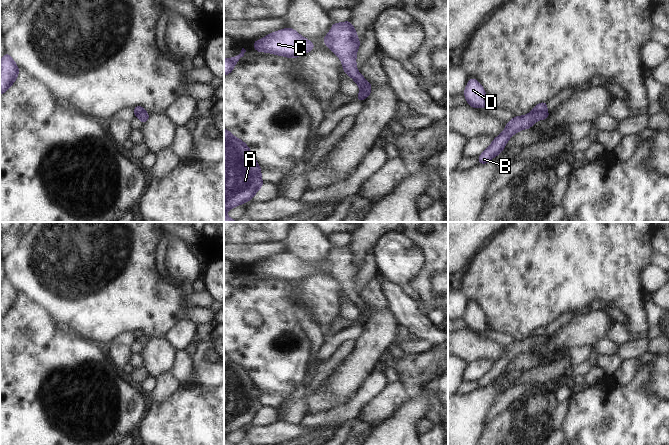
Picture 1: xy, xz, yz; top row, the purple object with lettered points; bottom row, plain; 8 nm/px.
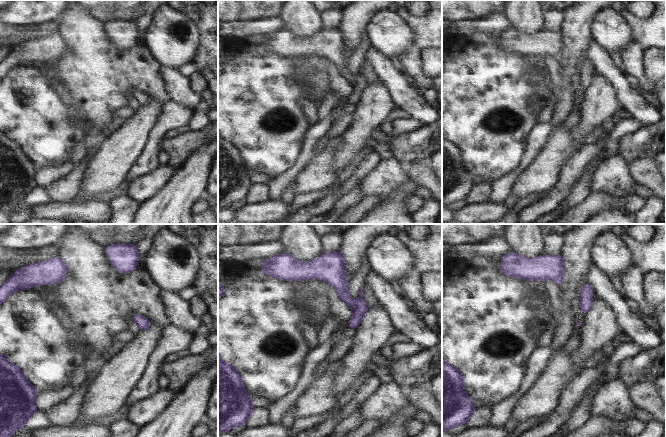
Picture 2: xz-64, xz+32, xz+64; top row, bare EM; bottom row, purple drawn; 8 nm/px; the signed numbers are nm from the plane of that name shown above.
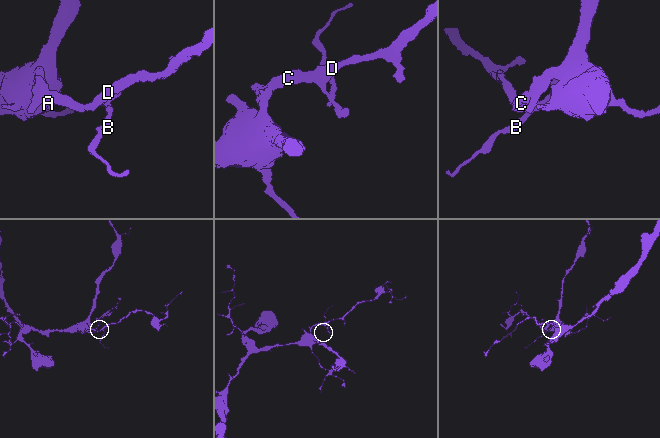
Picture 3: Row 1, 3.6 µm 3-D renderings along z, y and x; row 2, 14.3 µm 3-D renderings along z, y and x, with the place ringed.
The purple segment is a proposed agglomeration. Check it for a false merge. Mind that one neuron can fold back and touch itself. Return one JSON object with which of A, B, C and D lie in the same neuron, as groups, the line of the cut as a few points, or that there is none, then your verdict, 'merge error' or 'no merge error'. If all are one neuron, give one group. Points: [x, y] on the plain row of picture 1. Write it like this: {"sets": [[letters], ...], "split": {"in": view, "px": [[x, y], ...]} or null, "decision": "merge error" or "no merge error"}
{"sets": [["A", "C", "D"], ["B"]], "split": {"in": "yz", "px": [[546, 334], [530, 337]]}, "decision": "merge error"}

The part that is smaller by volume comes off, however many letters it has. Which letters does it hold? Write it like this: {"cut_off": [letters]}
{"cut_off": ["B"]}

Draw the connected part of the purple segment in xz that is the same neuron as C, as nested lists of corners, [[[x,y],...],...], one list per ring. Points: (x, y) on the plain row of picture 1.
[[[287,251],[255,265],[253,271],[261,277],[267,275],[271,278],[298,282],[301,278],[310,276],[315,269],[294,253]]]

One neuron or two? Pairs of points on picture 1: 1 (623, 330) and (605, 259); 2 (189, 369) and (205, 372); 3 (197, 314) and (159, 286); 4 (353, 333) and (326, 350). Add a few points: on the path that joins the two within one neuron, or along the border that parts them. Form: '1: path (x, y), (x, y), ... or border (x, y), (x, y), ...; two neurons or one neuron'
1: border (629, 326), (634, 337); two neurons
2: border (192, 356), (195, 362), (195, 373); two neurons
3: path (187, 314), (167, 296); one neuron
4: path (346, 334), (333, 344); one neuron

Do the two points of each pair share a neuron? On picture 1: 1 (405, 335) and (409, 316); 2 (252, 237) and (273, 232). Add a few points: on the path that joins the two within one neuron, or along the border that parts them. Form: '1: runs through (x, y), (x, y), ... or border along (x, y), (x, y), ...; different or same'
1: border along (401, 324), (405, 325), (418, 338); different
2: runs through (257, 232), (268, 232); same

